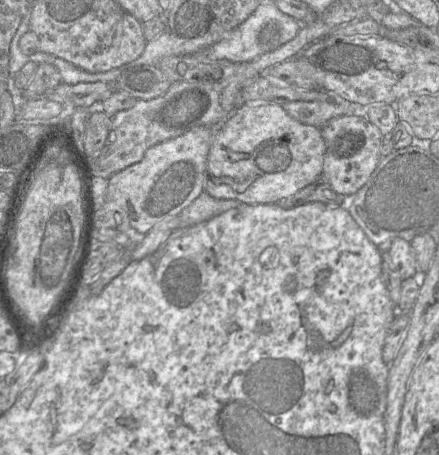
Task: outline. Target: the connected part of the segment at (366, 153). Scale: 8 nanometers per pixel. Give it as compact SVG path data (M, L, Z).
M356 114L335 117L320 129L326 145L320 179L329 183L337 194L342 196L355 194L368 181L382 159L383 135L366 117Z

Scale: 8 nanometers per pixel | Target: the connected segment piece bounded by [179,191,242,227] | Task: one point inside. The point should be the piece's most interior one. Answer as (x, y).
(204, 207)

